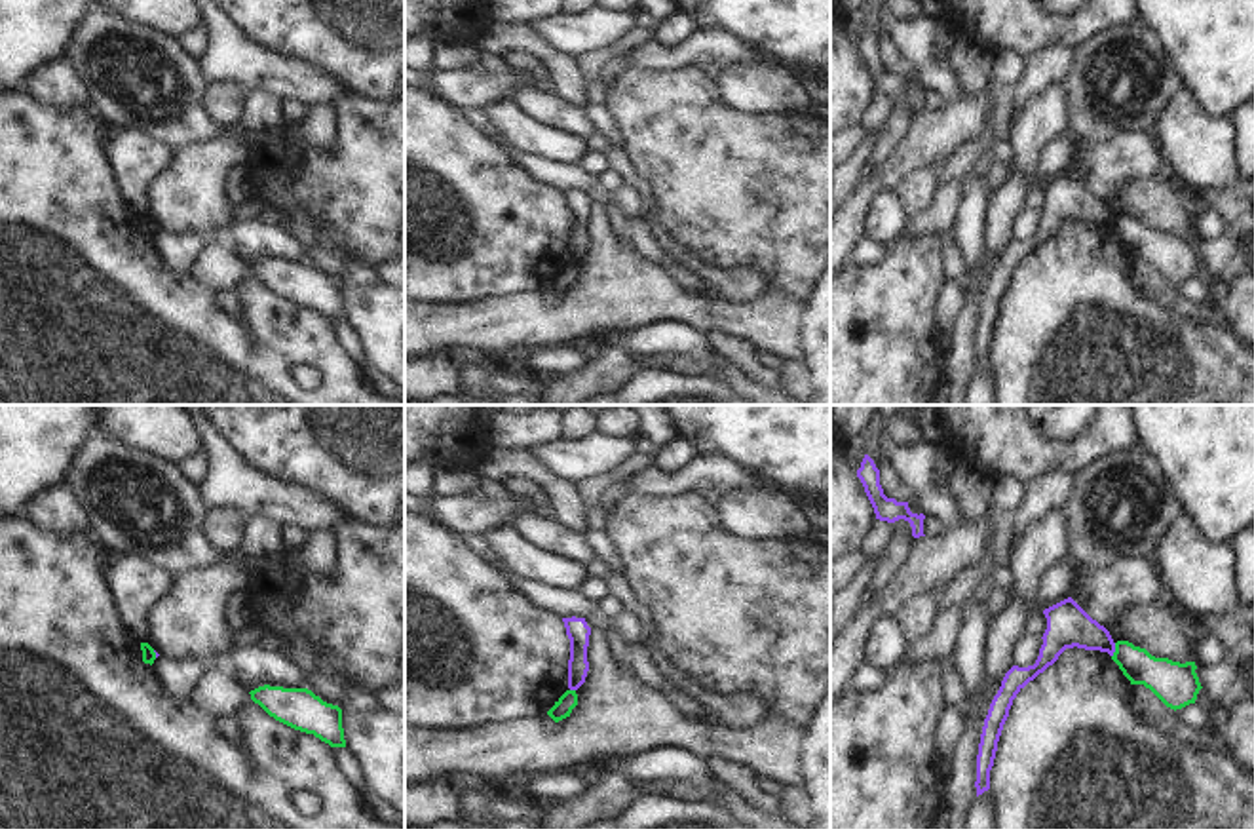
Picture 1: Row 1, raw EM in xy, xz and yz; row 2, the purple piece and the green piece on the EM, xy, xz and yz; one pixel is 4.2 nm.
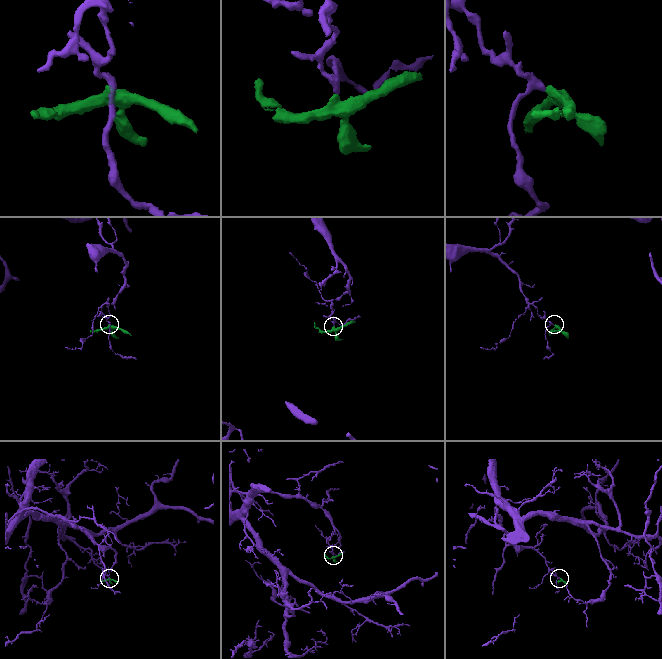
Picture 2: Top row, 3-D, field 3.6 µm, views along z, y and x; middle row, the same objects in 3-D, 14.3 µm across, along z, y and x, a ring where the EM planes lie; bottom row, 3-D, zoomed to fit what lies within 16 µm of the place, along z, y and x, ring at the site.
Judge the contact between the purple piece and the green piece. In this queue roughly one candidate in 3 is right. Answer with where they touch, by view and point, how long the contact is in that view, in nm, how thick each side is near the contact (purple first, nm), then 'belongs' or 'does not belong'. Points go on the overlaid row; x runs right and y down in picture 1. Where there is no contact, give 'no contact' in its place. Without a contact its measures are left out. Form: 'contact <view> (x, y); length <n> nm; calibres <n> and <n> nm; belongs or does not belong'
contact yz (1114, 651); length 70 nm; calibres 180 and 160 nm; does not belong

